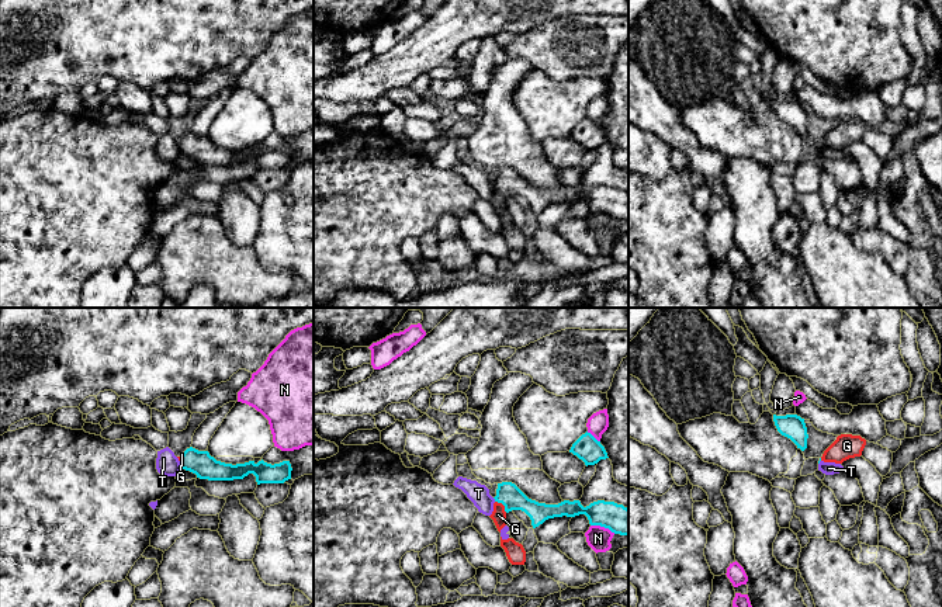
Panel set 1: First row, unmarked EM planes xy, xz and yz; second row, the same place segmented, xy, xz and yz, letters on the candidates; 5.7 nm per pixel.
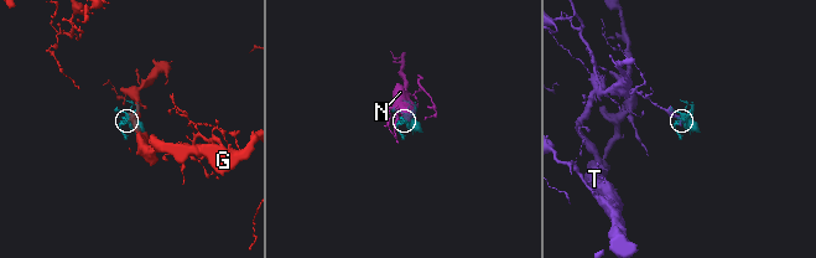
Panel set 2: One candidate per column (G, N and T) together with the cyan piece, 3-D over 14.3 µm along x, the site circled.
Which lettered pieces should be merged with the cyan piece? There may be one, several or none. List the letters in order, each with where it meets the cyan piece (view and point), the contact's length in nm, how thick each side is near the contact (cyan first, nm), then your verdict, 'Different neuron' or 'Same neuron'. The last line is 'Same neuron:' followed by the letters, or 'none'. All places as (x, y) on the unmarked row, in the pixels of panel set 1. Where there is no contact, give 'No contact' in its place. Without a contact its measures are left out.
G: Touches cyan at xz (502, 188). Shared border 100 nm. Thickness 140 nm (cyan) against 80 nm. Same neuron
N: Touches cyan at xz (603, 211). Shared border 150 nm. Thickness 160 nm (cyan) against 140 nm. Different neuron
T: Touches cyan at xy (180, 149). Shared border 40 nm. Thickness 140 nm (cyan) against 140 nm. Different neuron
Same neuron: G

